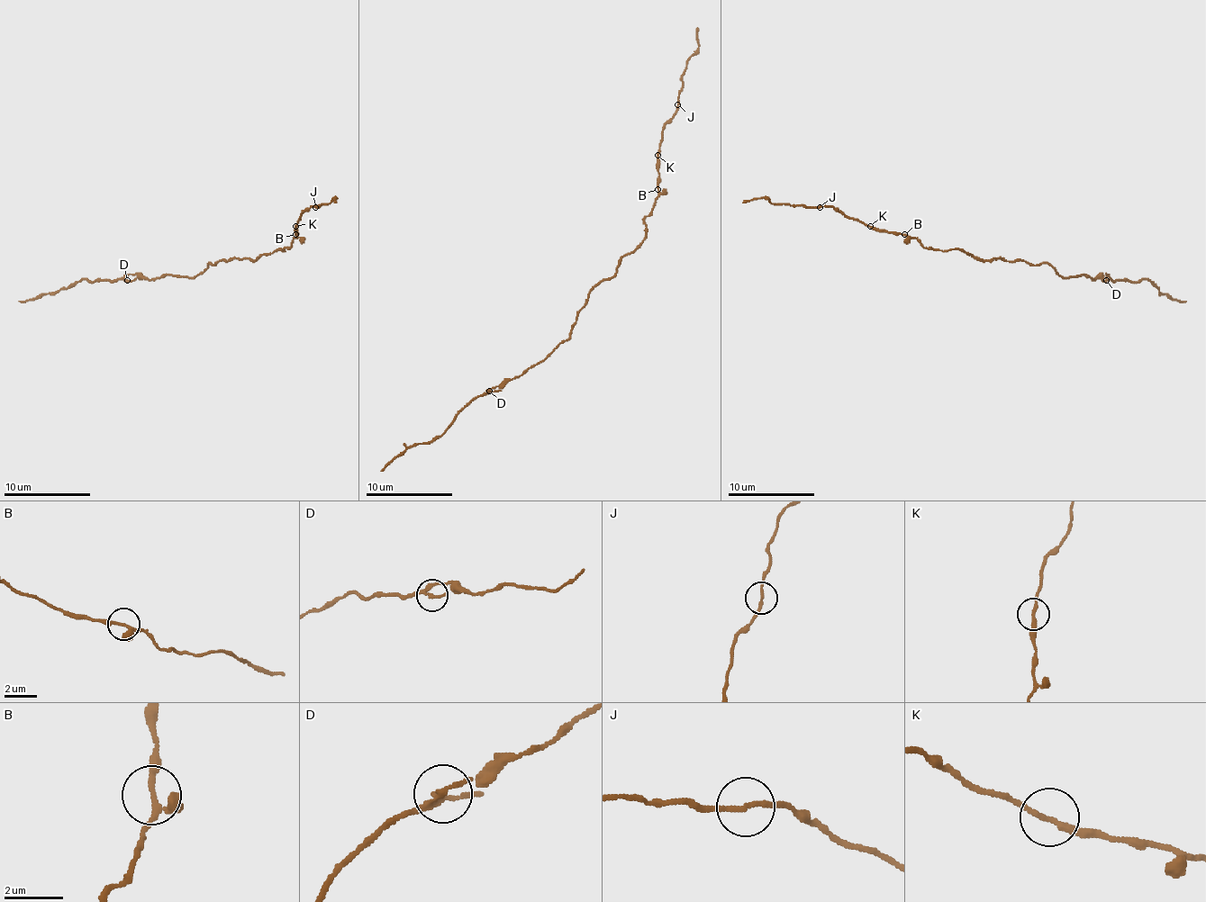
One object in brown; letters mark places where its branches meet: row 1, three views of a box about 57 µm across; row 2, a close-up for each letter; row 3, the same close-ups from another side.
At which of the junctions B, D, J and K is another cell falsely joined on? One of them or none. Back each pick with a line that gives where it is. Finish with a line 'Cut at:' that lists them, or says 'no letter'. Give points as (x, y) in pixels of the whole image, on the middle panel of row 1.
D: at (489, 391)
Cut at: D

